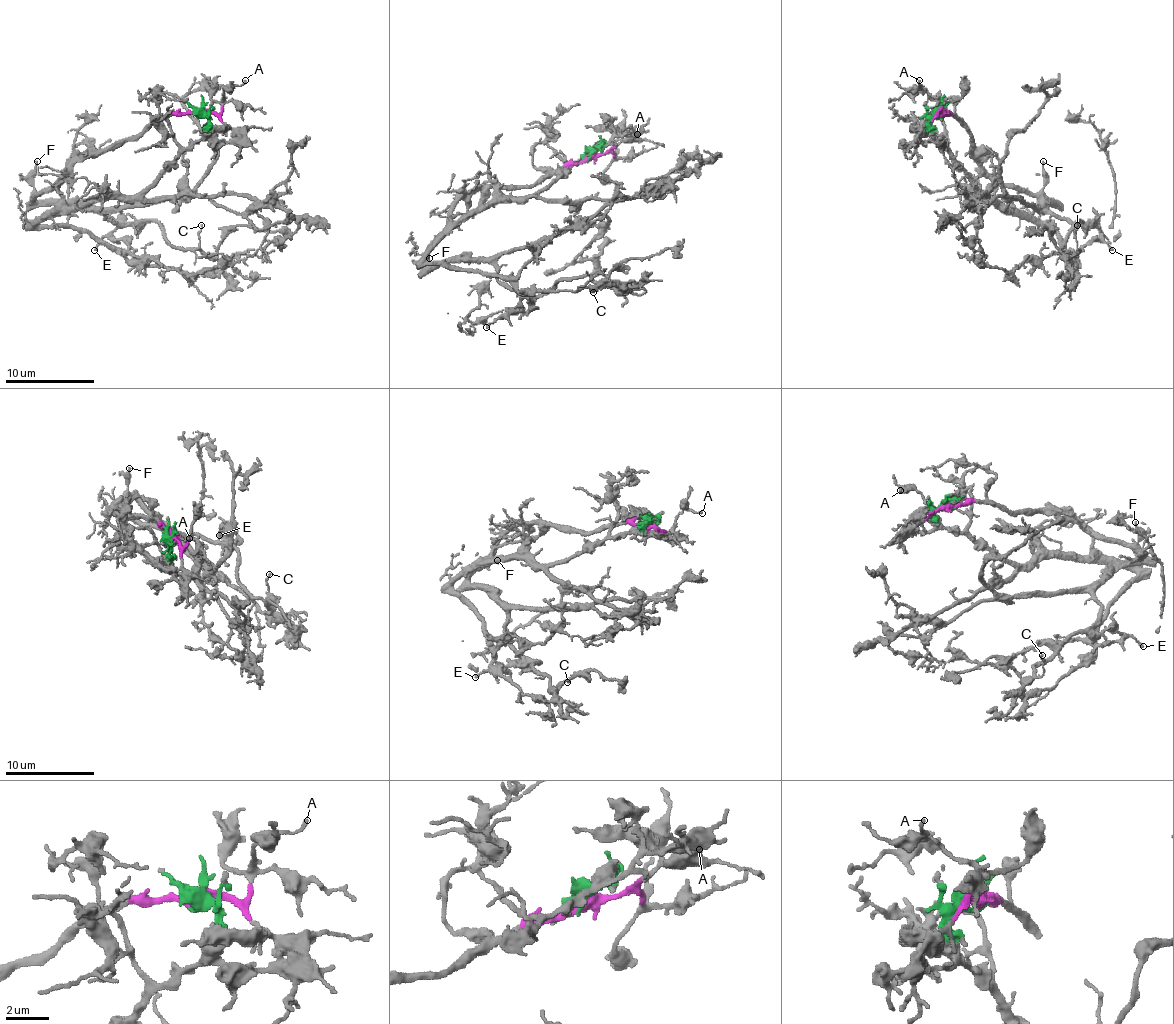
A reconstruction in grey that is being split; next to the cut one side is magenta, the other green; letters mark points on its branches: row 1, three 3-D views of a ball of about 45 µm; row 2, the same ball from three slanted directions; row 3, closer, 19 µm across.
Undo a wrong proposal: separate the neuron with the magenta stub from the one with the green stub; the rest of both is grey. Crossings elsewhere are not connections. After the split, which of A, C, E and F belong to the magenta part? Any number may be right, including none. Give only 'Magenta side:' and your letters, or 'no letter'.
Magenta side: A, C, F

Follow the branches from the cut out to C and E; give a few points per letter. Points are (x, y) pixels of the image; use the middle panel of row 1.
C: (591, 157), (529, 186), (469, 190), (427, 261), (489, 261), (498, 279), (527, 295), (587, 275), (593, 292)
E: (589, 157), (600, 146), (525, 199), (473, 208), (429, 253), (431, 261), (500, 275), (520, 295), (487, 328)

